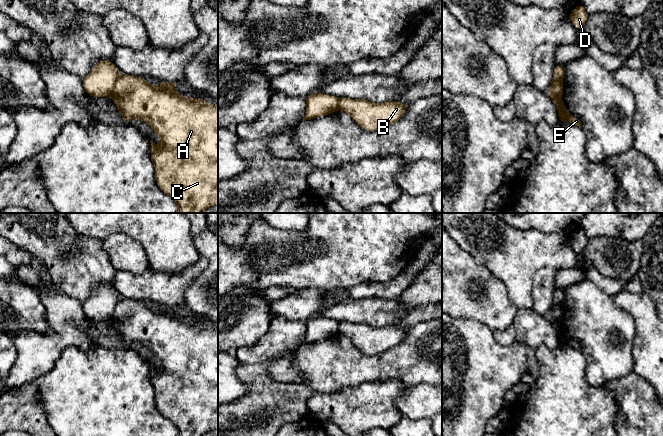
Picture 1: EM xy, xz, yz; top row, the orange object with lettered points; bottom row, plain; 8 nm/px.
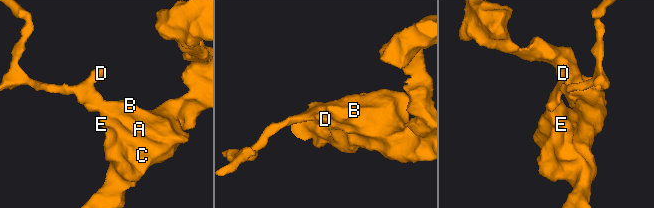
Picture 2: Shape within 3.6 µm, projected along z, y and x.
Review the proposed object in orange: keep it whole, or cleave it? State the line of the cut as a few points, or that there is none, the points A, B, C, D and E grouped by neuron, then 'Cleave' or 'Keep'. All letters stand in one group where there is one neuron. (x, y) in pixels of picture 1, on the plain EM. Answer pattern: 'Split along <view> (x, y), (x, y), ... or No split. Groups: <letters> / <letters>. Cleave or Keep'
Split along xy (120, 299), (110, 319). Groups: A B C E / D. Cleave

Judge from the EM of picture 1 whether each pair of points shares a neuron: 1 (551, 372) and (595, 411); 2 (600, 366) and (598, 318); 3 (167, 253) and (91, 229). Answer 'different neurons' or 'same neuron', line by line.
1: same neuron
2: same neuron
3: same neuron

